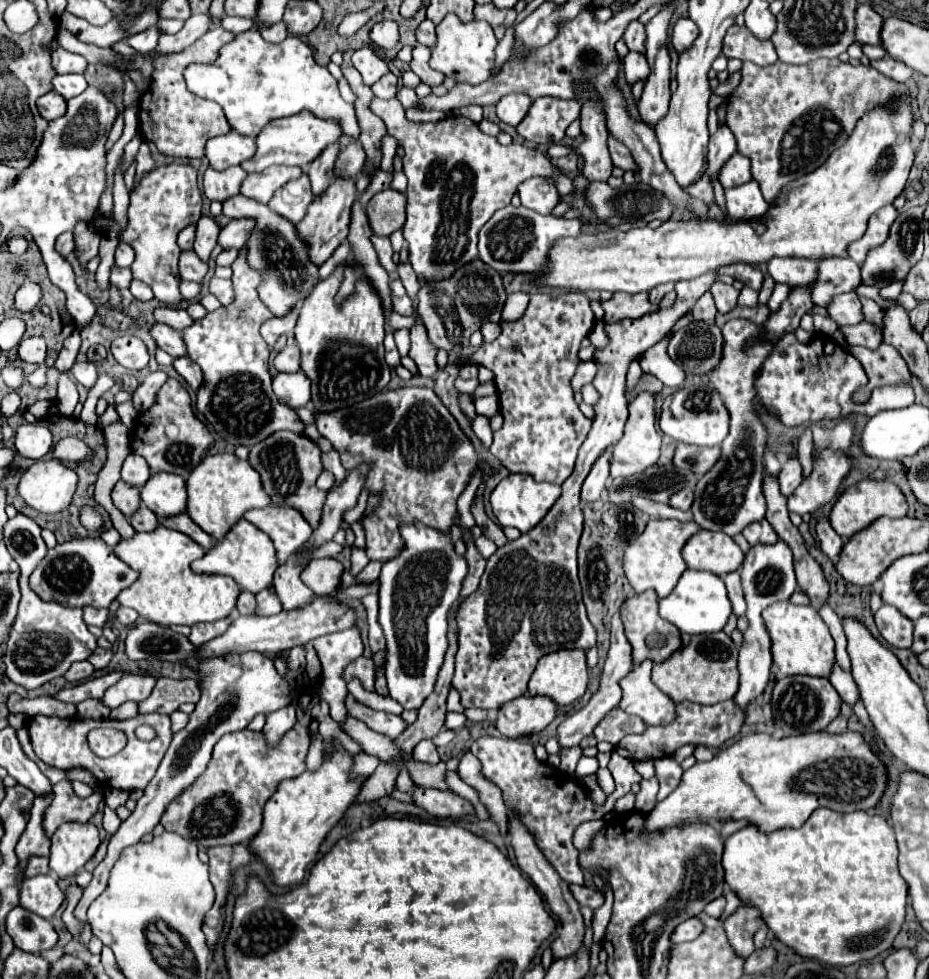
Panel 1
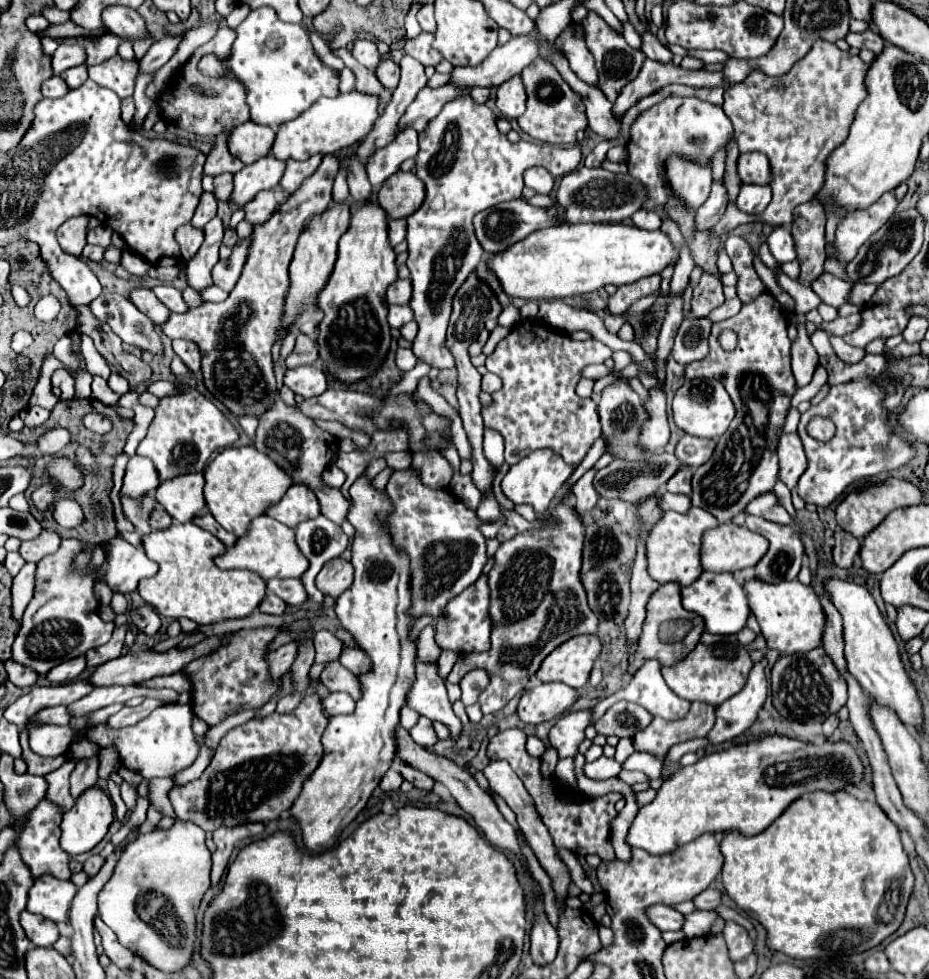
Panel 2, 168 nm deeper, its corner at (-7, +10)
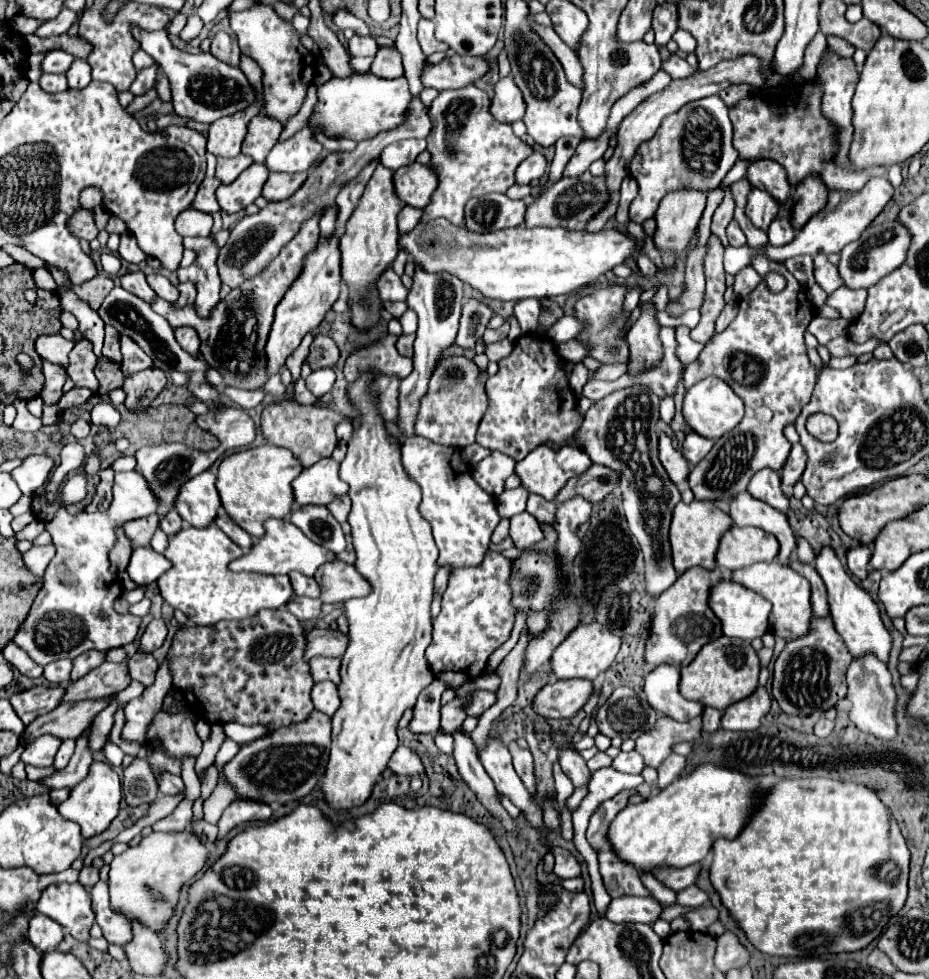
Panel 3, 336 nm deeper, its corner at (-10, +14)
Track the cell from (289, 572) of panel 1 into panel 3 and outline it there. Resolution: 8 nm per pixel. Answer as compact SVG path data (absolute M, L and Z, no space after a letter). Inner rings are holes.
M326 506L298 508L296 512L292 512L290 522L296 524L304 532L304 536L308 536L312 542L328 548L330 552L338 554L338 552L346 550L344 532Z

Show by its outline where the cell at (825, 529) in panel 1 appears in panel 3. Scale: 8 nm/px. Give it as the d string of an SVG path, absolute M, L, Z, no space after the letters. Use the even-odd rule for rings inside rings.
M854 544L846 552L846 564L854 576L860 580L868 574L868 560L870 560L870 548L866 544Z

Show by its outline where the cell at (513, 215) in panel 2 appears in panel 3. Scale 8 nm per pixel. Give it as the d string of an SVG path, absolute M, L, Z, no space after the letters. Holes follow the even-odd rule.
M488 194L472 198L466 204L466 228L470 232L498 232L510 226L522 226L526 204L510 200L506 194Z

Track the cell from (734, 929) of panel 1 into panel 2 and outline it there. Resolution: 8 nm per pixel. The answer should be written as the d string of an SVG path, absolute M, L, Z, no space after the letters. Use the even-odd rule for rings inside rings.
M727 922L727 924L725 924L723 938L725 938L727 950L729 950L729 958L731 958L733 962L739 962L739 960L747 958L747 956L753 952L753 940L749 938L747 930L741 928L741 926L735 924L735 922Z

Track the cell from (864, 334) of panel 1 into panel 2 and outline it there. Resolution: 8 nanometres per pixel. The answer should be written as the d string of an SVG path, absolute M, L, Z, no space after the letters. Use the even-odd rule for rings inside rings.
M851 314L847 318L835 318L831 322L821 322L819 330L827 332L831 336L845 336L845 334L853 332L859 324L861 324L861 316L859 314Z

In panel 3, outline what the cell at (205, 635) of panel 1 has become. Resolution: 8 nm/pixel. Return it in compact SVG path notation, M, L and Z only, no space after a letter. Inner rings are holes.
M168 658L162 660L156 672L156 682L144 690L142 696L130 700L124 708L124 728L122 728L122 740L124 742L138 742L144 744L144 728L148 728L148 722L156 712L160 712L164 696L172 688L172 670L168 664Z

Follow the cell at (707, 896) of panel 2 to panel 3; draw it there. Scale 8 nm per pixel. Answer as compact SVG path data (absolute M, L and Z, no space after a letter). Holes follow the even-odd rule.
M694 884L692 888L686 888L684 892L678 892L678 900L676 900L676 902L682 904L682 906L698 908L698 906L702 906L704 902L708 902L708 894Z

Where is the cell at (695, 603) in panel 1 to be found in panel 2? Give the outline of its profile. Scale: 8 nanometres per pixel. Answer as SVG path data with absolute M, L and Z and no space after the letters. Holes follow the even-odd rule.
M703 572L691 586L685 586L681 594L683 594L683 606L691 612L697 612L705 620L705 630L711 634L731 636L739 634L747 626L747 618L751 614L747 604L747 594L743 586L729 572L721 574Z

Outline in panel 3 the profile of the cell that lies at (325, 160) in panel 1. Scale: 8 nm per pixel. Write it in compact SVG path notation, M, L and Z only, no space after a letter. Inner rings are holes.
M316 212L310 220L306 220L300 226L298 234L278 252L276 258L270 260L266 270L244 280L240 284L240 288L232 290L226 298L222 298L210 310L210 316L206 316L206 318L198 316L194 304L174 306L174 304L168 304L166 300L156 300L152 304L154 312L164 316L172 328L192 326L198 332L200 340L202 340L200 354L210 368L216 368L222 374L224 386L234 386L234 388L242 388L242 390L262 390L264 384L268 382L264 344L268 340L270 324L274 320L274 308L282 300L288 286L300 274L302 258L316 246L318 238L320 238L320 226L318 226L320 216L322 214Z

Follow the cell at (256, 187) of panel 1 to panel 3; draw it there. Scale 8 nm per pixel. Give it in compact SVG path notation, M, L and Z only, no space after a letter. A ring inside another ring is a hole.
M252 164L232 184L228 186L222 184L216 190L220 208L226 210L228 214L244 210L262 194L262 186L266 184L268 176L270 176L270 170L266 164Z

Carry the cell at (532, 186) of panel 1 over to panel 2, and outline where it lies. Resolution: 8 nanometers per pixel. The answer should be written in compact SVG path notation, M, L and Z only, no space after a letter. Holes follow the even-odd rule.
M529 168L523 180L525 180L525 186L533 188L537 194L549 194L555 184L555 178L545 168Z

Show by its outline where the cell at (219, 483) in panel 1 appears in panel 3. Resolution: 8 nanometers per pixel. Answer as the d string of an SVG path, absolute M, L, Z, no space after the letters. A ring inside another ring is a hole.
M264 444L226 456L218 466L218 494L228 516L252 538L264 534L264 520L284 518L292 510L292 480L302 472L300 462L290 450Z

